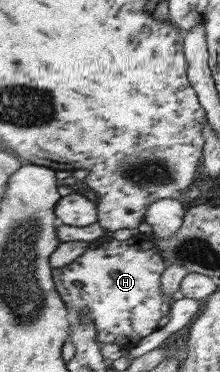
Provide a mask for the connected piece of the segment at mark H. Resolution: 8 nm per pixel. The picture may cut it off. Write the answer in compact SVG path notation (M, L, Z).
M138 235L134 242L106 242L87 250L78 260L63 268L55 268L55 284L73 312L89 313L101 343L117 344L127 351L134 349L142 338L160 330L159 320L168 316L173 299L162 290L162 276L168 264L162 258L161 249L155 244L155 236Z

